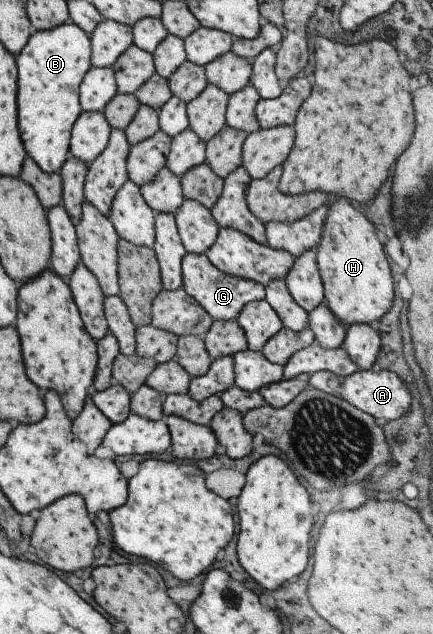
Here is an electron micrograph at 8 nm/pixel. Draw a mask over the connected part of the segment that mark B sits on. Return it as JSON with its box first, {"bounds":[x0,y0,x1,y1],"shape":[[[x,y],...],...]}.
{"bounds":[16,21,91,173],"shape":[[[69,21],[50,30],[33,30],[25,47],[16,55],[18,65],[17,115],[20,136],[28,155],[47,173],[59,172],[70,155],[72,127],[82,112],[80,85],[87,70],[91,69],[91,54],[90,34],[75,22]]]}

